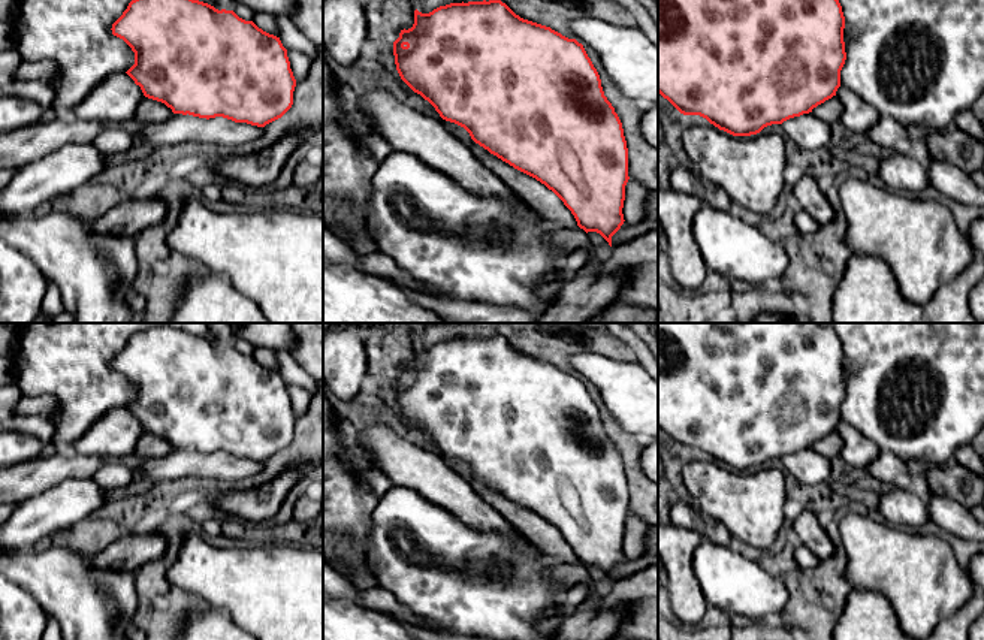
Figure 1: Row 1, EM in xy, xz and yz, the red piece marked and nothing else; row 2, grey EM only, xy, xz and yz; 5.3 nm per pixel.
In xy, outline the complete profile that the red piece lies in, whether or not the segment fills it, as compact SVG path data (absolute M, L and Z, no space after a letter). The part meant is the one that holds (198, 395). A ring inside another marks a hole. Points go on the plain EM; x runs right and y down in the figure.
M156 326L132 335L111 365L135 387L135 399L126 408L145 432L164 438L173 449L206 455L223 452L265 462L293 440L296 414L280 372L233 345Z

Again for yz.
M658 323L658 428L683 450L700 450L733 471L751 471L772 459L812 447L836 431L846 395L845 351L834 329L820 323Z

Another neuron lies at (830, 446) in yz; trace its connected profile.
M833 431L831 434L814 443L811 449L827 459L831 459L839 456L842 449L842 438L837 431Z

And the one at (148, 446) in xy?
M144 432L136 443L133 453L133 461L141 461L145 458L162 458L173 450L172 444L164 438Z

